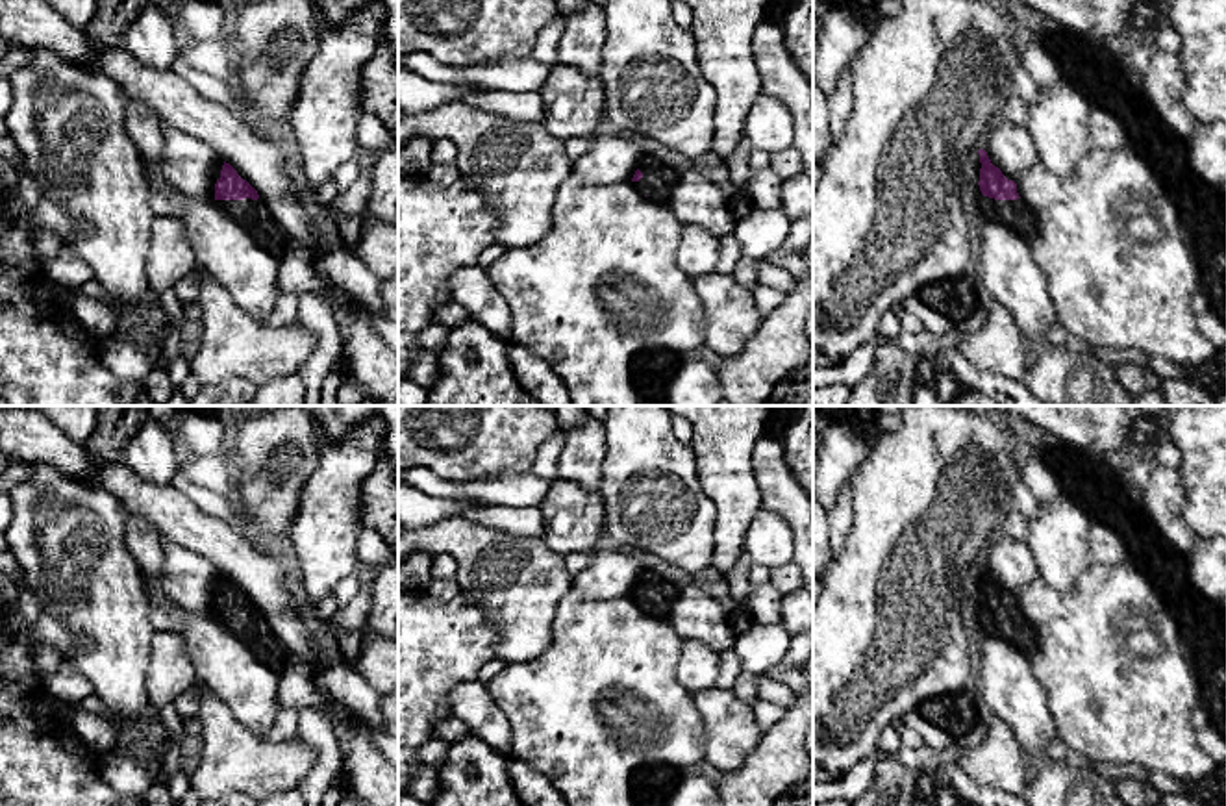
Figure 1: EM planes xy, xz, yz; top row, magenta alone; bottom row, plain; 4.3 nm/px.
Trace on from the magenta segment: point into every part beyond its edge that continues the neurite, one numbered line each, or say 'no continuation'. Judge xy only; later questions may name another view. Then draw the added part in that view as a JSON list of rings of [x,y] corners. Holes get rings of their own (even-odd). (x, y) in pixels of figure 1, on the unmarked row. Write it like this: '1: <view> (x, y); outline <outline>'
1: xy (256, 632); outline [[[217,615],[217,619],[281,680],[291,671],[287,645],[276,636],[272,617],[252,615]]]

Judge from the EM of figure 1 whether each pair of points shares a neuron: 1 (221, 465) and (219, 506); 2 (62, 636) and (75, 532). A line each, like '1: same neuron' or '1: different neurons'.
1: different neurons
2: different neurons

